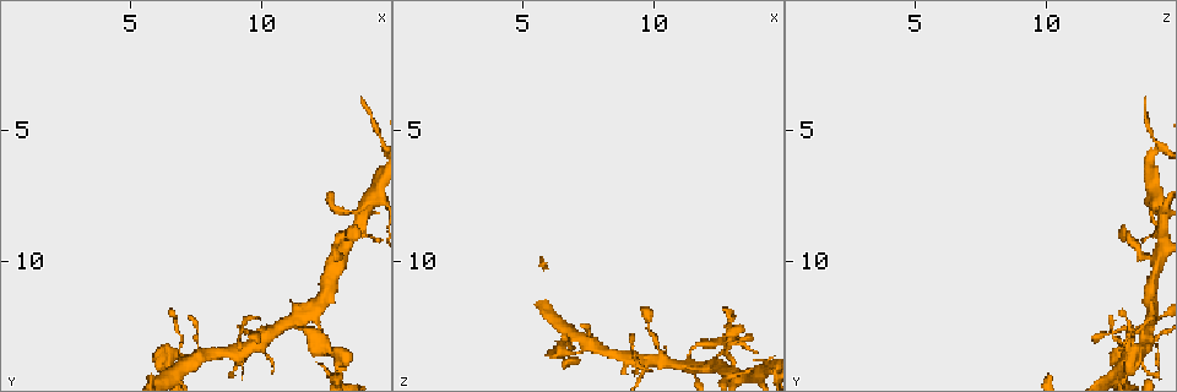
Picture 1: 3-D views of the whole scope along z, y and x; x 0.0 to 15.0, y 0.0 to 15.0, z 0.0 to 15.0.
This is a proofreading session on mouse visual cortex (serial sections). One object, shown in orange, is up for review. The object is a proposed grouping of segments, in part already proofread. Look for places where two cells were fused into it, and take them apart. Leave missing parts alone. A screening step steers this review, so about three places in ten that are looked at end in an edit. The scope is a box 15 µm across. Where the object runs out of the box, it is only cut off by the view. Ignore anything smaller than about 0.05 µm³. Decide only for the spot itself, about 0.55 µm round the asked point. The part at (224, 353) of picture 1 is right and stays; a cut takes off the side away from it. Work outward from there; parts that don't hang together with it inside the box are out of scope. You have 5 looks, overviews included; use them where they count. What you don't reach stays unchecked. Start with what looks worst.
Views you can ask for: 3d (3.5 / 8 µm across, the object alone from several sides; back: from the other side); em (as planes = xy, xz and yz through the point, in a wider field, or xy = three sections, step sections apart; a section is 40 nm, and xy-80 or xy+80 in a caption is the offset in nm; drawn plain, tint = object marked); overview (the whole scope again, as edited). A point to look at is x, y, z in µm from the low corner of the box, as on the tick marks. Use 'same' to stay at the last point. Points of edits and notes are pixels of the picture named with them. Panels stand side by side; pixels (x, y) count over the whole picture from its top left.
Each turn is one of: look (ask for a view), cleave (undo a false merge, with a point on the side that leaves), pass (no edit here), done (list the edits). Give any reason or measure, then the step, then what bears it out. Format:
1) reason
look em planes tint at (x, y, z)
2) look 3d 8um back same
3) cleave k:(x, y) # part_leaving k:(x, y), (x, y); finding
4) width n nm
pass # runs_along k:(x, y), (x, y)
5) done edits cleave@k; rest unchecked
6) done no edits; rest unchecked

abrupt turn
look 3d 3.5um at (9.9, 12.2, 14.1)

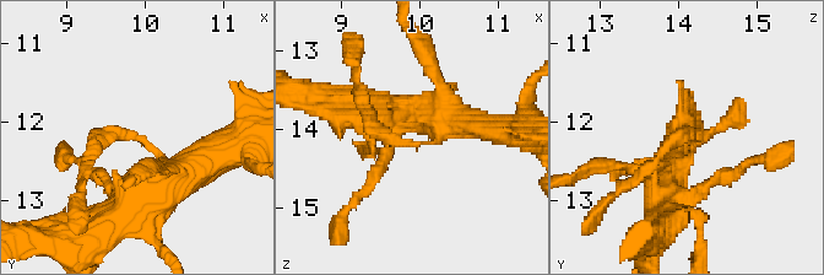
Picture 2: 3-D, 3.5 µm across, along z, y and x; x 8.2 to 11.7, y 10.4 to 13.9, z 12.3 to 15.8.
look em xy step 1 tint at (9.85, 12.15, 14.20)

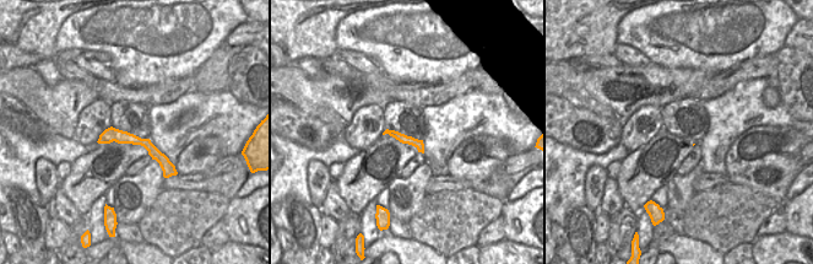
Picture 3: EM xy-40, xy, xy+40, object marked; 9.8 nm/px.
pass # runs_along 3:(102, 138), (142, 141), (172, 170); one cell here

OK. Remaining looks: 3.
sharp bend
look 3d 3.5um at (13.0, 13.6, 12.7)

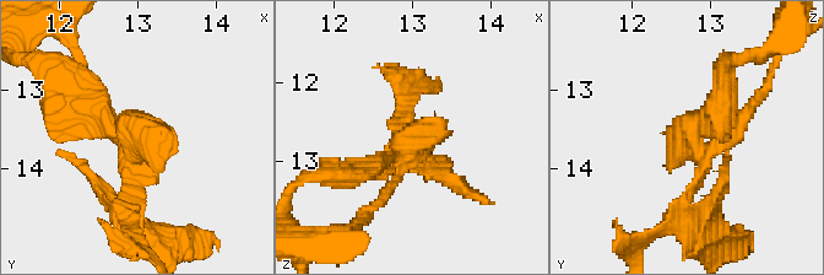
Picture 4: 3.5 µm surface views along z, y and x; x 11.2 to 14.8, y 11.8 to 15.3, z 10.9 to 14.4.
need the tissue
look em xy step 3 plain at (13.00, 13.65, 12.80)

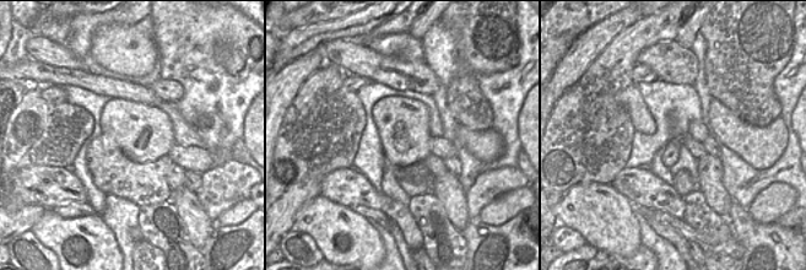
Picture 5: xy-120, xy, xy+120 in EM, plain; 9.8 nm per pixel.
look em xy step 3 tint same

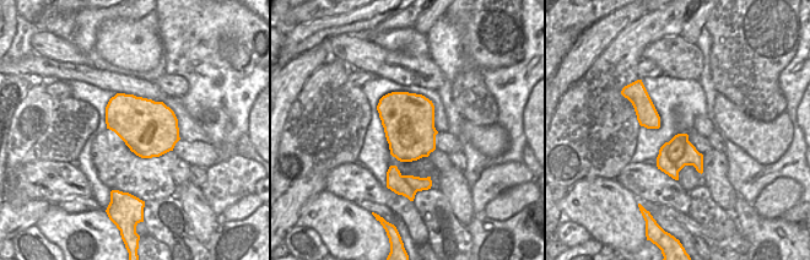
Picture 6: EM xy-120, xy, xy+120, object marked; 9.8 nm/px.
cleave 4:(725, 189) # two cells meet here

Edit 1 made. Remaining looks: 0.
done edits cleave@4; rest unchecked

